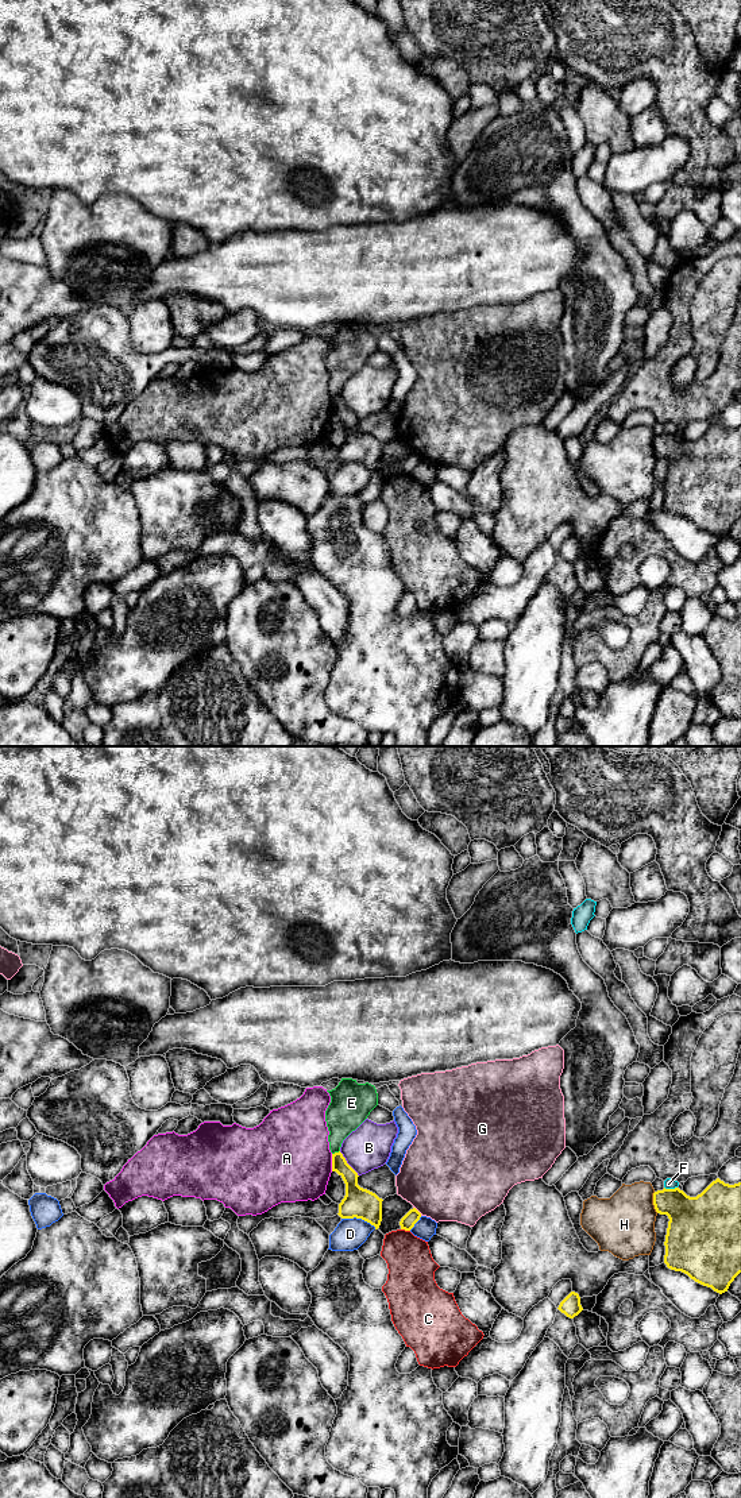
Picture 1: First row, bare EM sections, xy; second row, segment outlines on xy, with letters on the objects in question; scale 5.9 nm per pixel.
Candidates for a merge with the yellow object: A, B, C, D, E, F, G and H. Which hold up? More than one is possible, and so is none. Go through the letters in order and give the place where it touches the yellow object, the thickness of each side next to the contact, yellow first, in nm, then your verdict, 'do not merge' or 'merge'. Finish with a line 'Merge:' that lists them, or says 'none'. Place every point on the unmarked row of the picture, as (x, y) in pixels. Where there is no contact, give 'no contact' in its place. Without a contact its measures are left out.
A: contact xy (332, 406); calibres 130 and 480 nm; do not merge
B: contact xy (347, 408); calibres 180 and 260 nm; do not merge
C: contact xy (405, 474); calibres 90 and 280 nm; do not merge
D: contact xy (359, 462); calibres 180 and 190 nm; do not merge
E: contact xy (335, 397); calibres 100 and 220 nm; do not merge
F: contact xy (671, 433); calibres 320 and 60 nm; do not merge
G: contact xy (417, 455); calibres 90 and 500 nm; do not merge
H: contact xy (653, 447); calibres 280 and 360 nm; do not merge
Merge: none

